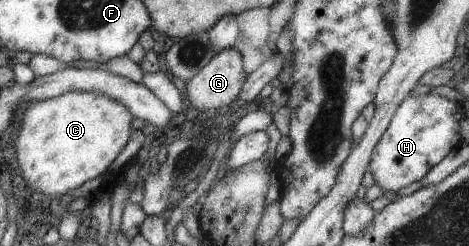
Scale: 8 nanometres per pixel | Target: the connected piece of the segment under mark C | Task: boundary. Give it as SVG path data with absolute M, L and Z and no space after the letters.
M67 92L46 100L30 100L24 111L24 120L16 138L16 171L22 175L26 186L41 201L63 198L73 189L97 176L105 175L112 161L128 144L131 135L130 122L134 118L118 101L95 92Z

